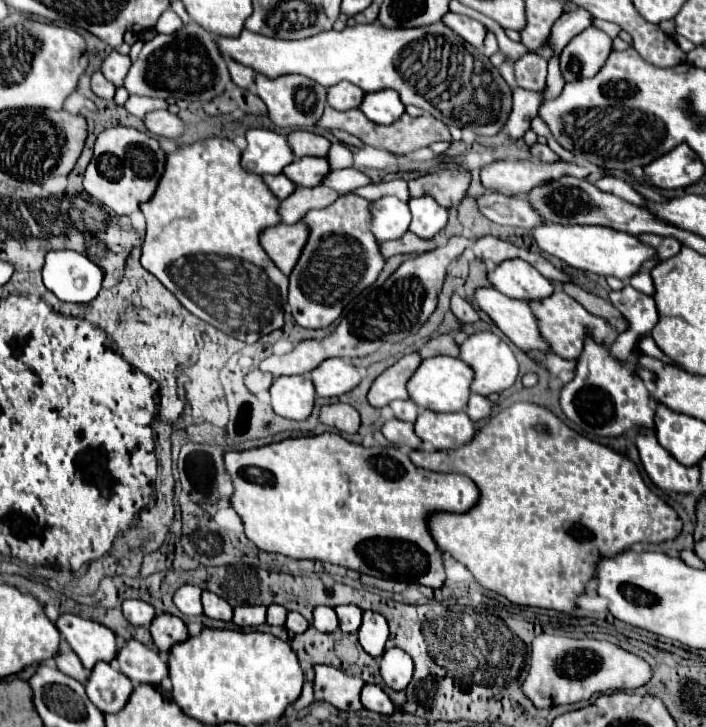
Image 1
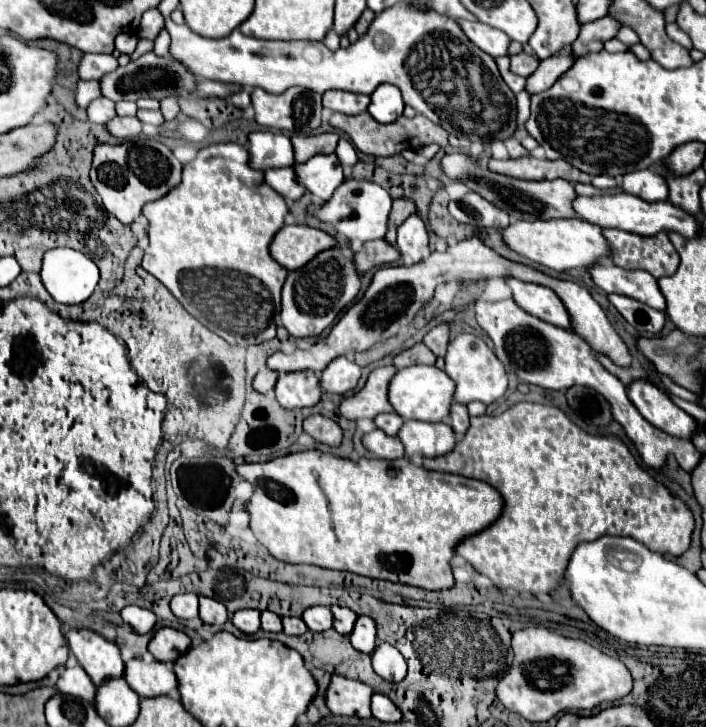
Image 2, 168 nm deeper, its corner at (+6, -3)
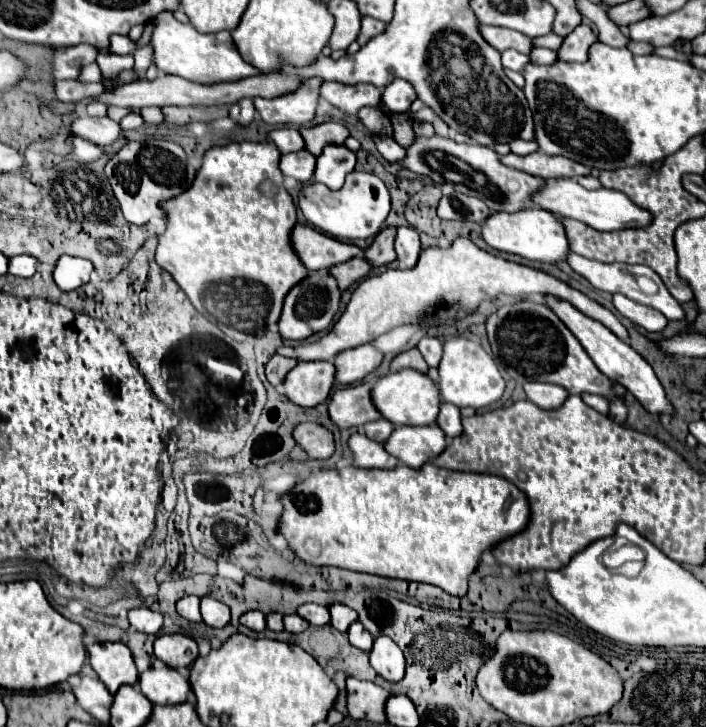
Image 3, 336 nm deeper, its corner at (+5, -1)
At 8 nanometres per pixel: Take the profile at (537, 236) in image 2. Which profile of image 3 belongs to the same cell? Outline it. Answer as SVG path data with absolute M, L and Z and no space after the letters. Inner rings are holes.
M525 208L521 212L493 212L489 220L483 220L483 240L499 250L509 254L519 254L537 262L557 262L569 254L569 240L561 226L561 216L555 216L541 208Z

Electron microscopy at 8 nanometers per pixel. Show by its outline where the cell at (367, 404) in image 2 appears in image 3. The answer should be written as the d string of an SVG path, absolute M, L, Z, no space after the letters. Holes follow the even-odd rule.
M369 382L335 390L327 406L331 422L335 422L339 430L345 430L379 420L381 414L375 410L369 392L371 392Z

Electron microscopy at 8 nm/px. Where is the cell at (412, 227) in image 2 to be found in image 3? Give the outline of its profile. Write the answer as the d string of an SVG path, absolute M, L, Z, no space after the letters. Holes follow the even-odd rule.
M403 226L397 230L395 236L395 250L397 250L397 266L399 268L413 268L417 264L421 242L419 232L411 226Z

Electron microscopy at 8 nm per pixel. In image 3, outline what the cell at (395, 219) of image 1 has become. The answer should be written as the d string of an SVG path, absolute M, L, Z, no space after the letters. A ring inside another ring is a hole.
M355 170L347 176L345 184L337 192L325 188L325 184L305 182L299 192L297 206L301 208L307 222L311 222L311 226L315 226L317 230L321 230L337 240L339 238L357 240L357 238L375 236L381 230L381 226L389 214L391 198L389 198L389 190L375 174Z

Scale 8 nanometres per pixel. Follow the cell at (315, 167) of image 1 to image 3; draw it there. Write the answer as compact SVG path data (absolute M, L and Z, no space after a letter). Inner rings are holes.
M329 144L317 158L313 180L329 186L331 190L337 190L343 186L345 176L355 168L355 162L355 152L351 152L347 146Z

